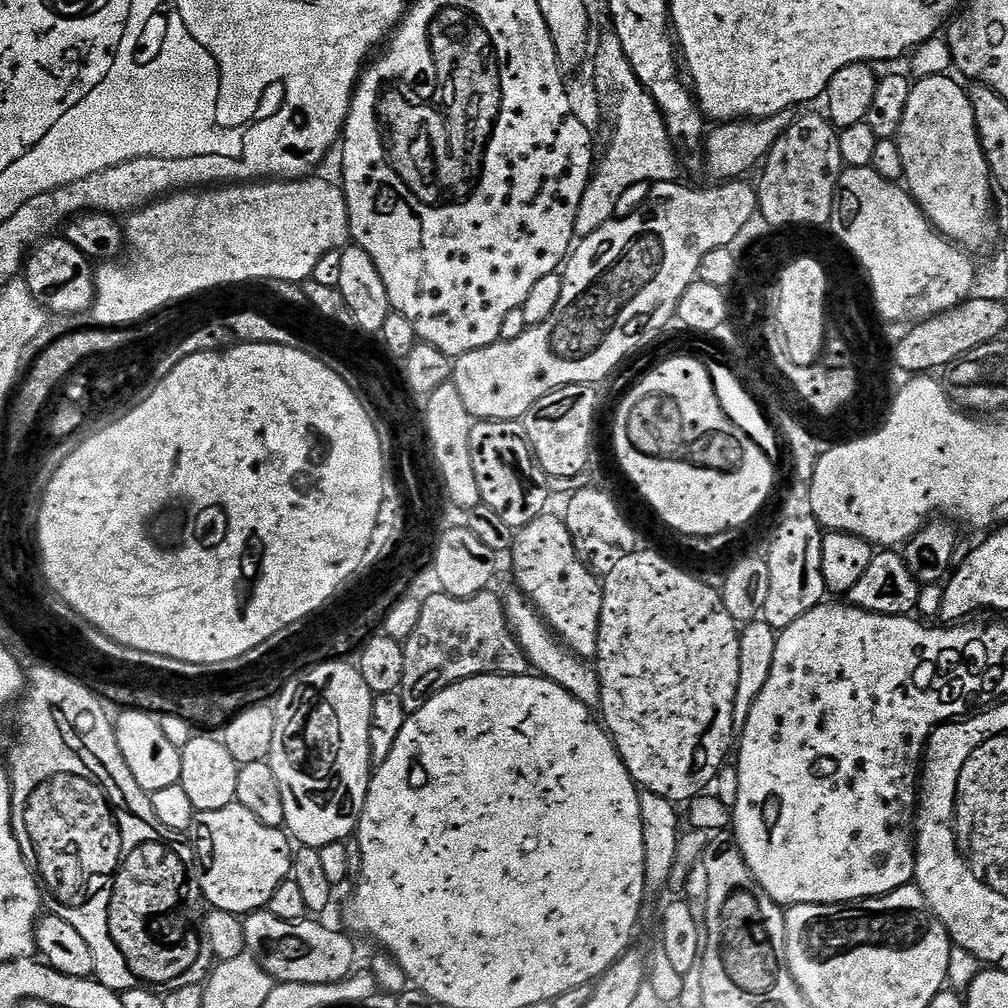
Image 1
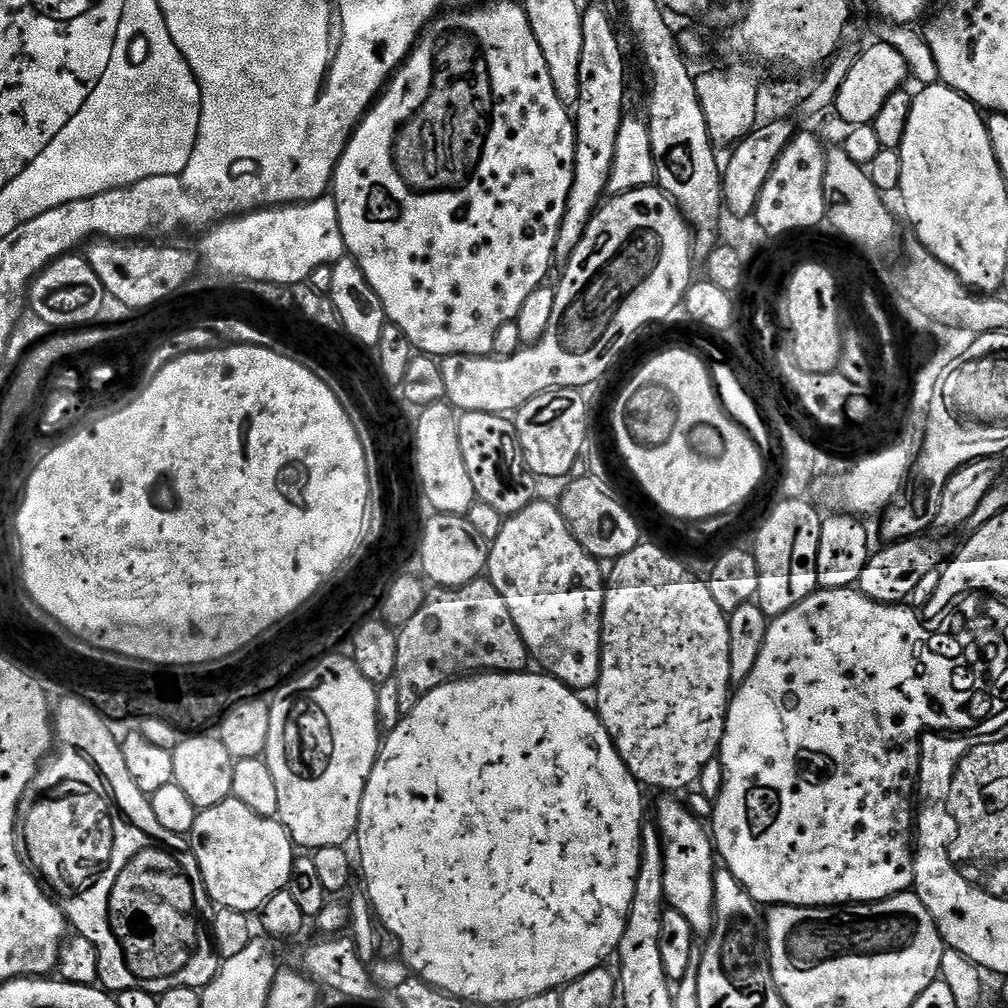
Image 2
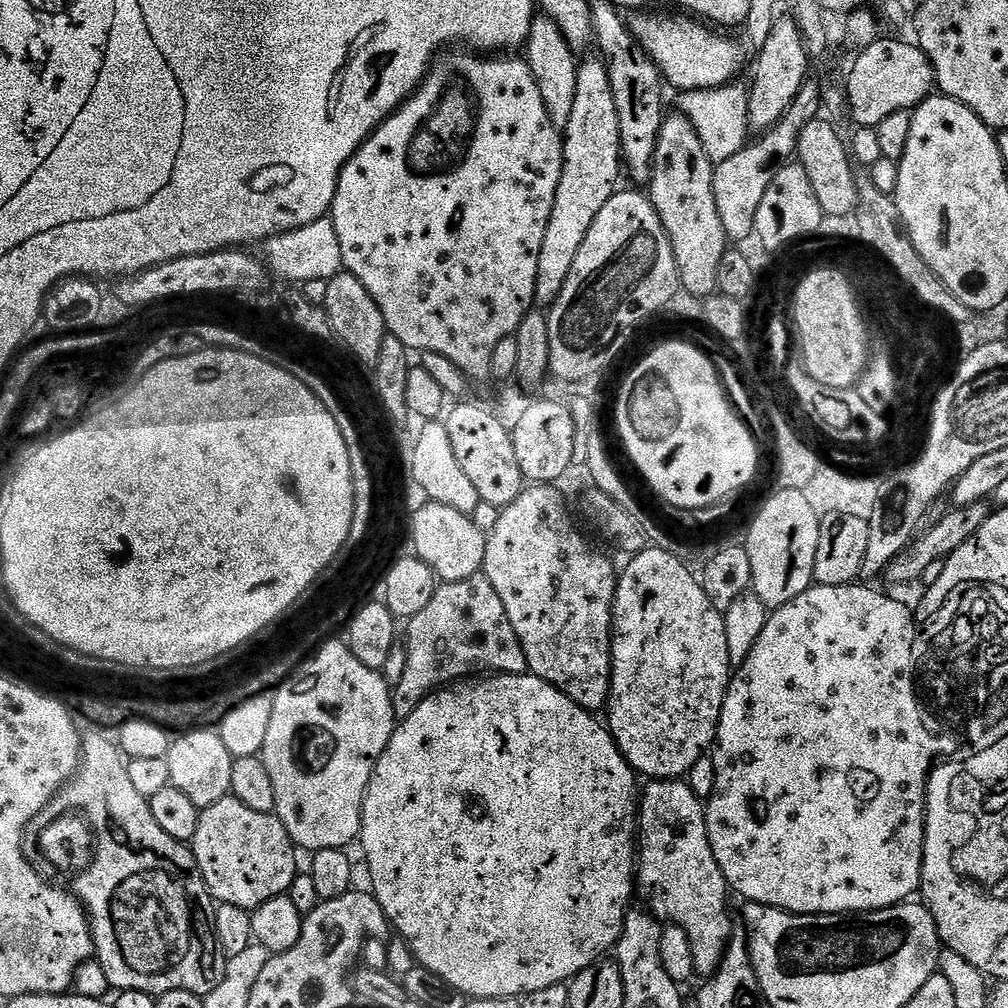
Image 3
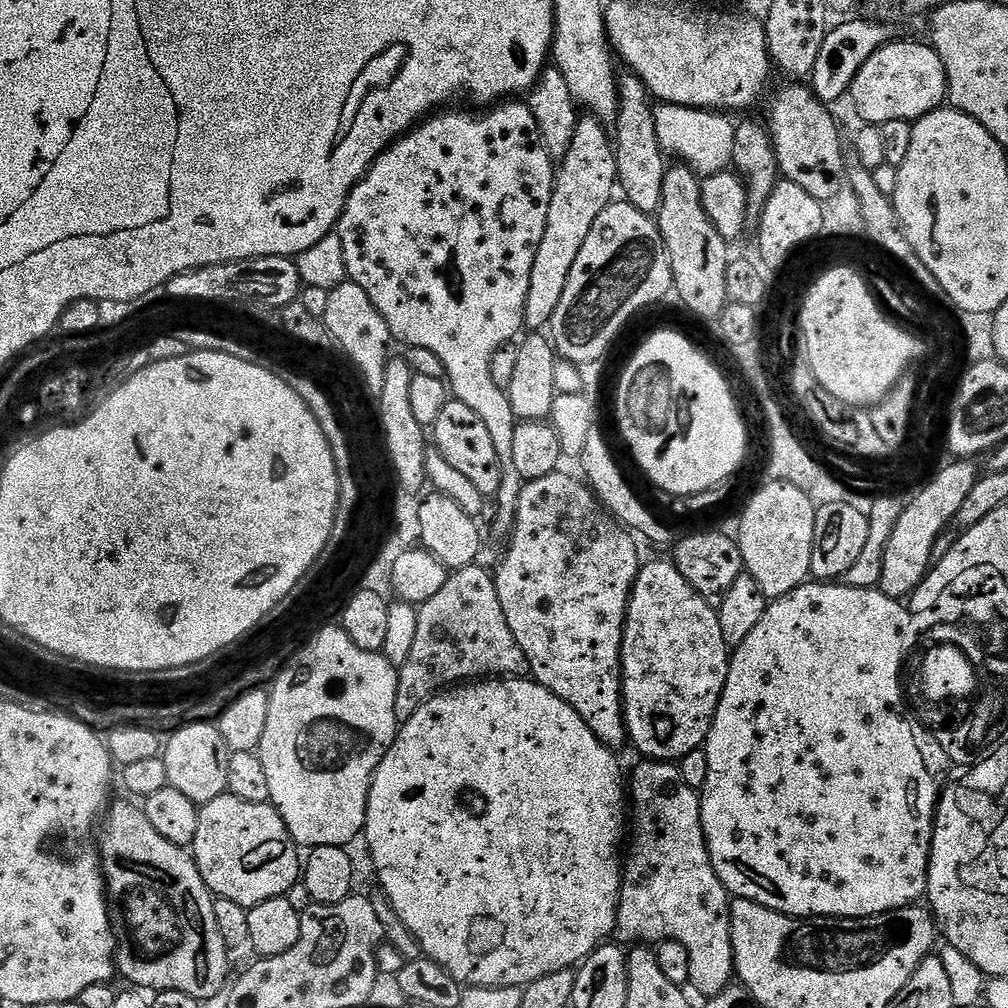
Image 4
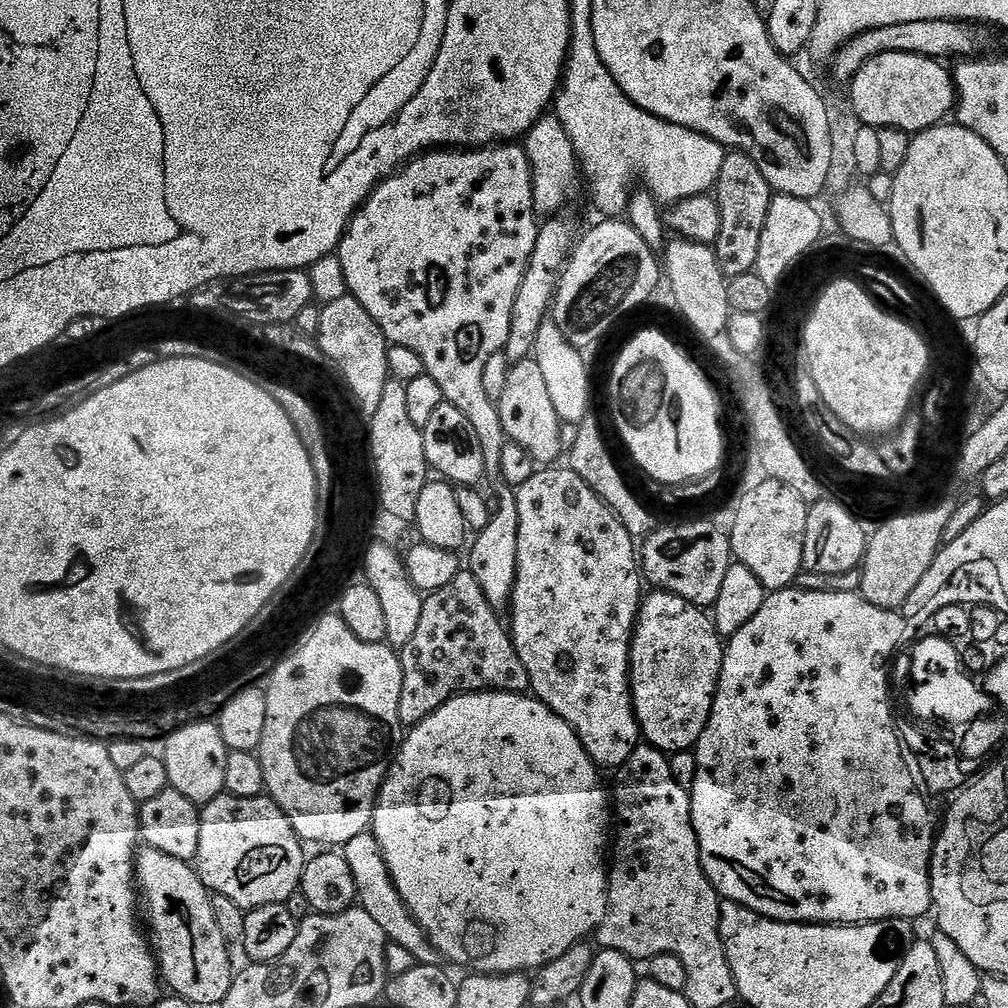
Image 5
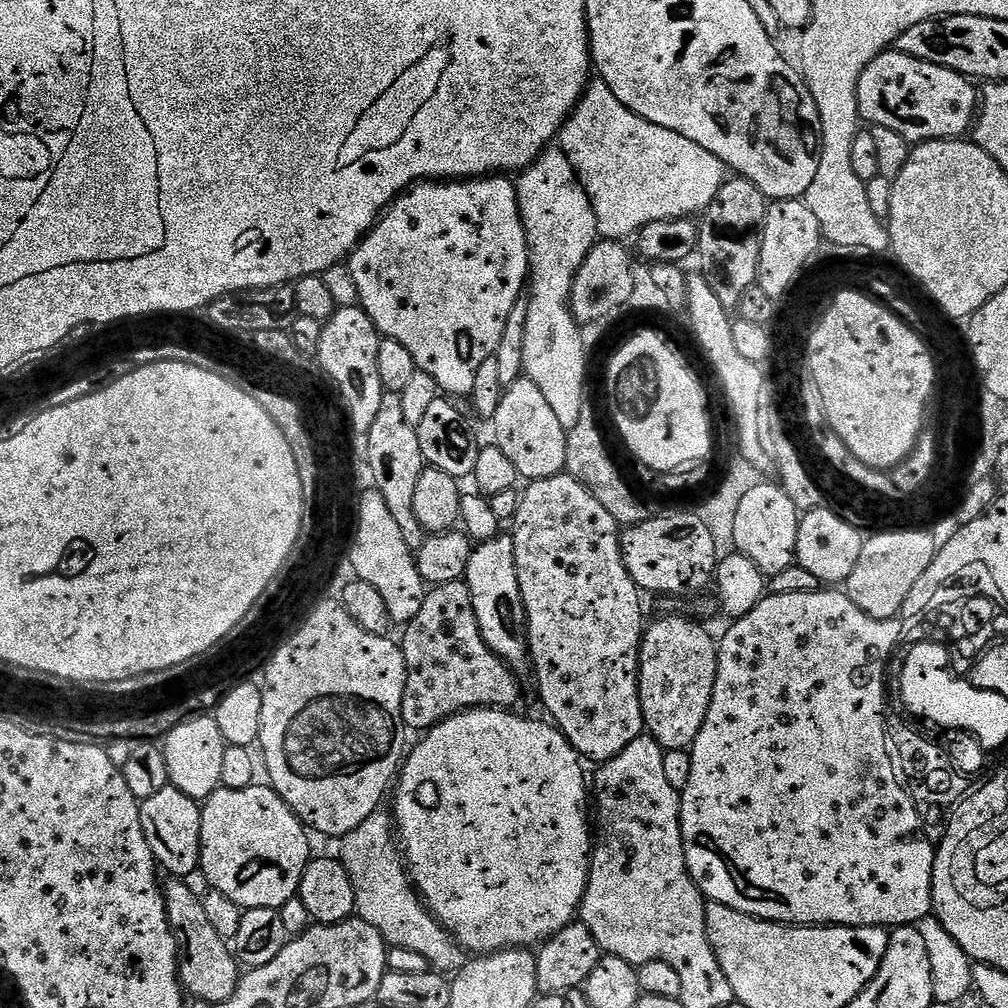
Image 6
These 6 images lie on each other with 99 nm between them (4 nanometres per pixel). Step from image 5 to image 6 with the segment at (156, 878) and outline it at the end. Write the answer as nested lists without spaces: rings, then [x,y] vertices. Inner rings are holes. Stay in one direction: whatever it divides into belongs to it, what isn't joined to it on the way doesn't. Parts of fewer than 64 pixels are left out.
[[[172,882],[164,888],[164,901],[168,907],[168,921],[180,945],[180,983],[189,997],[199,998],[211,1006],[219,1006],[234,994],[242,975],[229,941],[218,938],[214,926],[208,921],[203,899],[192,893],[188,882]]]

